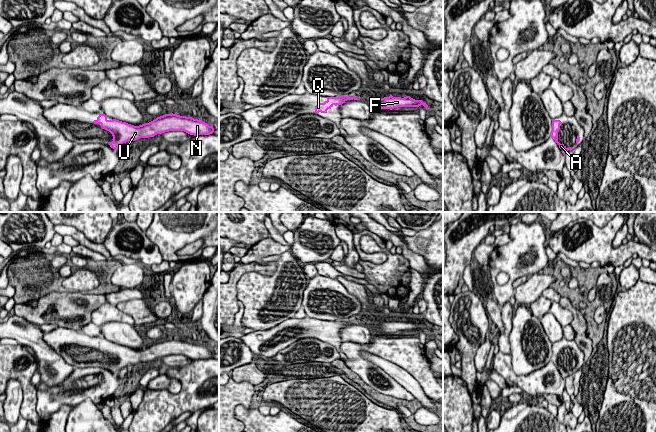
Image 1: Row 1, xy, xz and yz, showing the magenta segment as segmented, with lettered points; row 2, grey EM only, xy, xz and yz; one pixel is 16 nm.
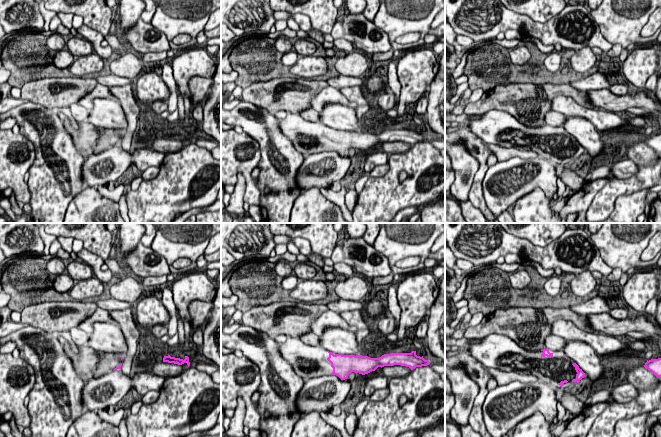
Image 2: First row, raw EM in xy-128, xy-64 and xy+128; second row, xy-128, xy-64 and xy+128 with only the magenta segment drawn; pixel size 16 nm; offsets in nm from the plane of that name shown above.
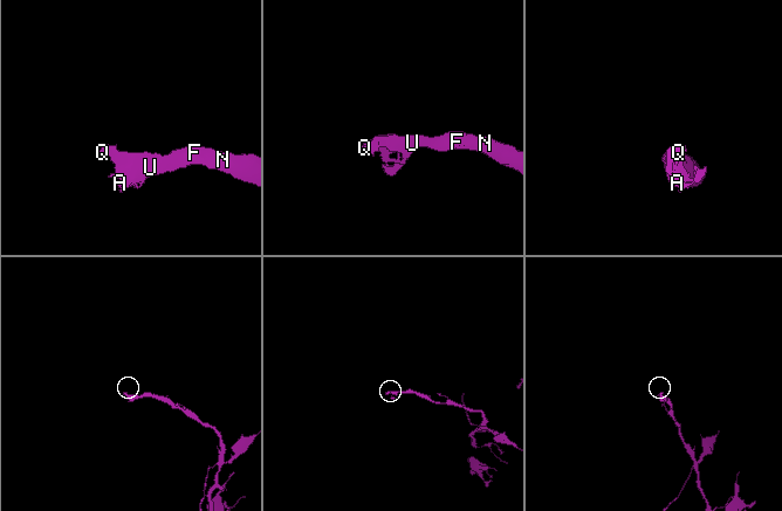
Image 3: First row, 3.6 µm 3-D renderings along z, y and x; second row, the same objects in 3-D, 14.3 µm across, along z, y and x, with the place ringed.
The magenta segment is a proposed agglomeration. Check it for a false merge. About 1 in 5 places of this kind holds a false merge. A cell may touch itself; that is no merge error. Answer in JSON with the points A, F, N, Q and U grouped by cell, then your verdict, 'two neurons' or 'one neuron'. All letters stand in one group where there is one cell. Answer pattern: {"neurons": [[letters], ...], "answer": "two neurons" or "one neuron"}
{"neurons": [["A", "F", "N", "Q", "U"]], "answer": "one neuron"}

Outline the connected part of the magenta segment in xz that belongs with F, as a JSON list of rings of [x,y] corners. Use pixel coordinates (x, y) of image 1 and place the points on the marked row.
[[[391,94],[389,97],[381,98],[376,104],[378,108],[390,110],[398,107],[419,107],[421,105],[426,108],[428,107],[428,105],[422,100],[415,100],[410,96],[406,96],[404,98],[393,97]]]

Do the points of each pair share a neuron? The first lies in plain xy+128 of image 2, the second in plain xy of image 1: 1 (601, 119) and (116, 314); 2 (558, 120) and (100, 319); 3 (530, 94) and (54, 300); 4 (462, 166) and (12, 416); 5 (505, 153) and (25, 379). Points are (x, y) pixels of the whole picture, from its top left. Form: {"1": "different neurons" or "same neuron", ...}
{"1": "same neuron", "2": "different neurons", "3": "same neuron", "4": "same neuron", "5": "same neuron"}

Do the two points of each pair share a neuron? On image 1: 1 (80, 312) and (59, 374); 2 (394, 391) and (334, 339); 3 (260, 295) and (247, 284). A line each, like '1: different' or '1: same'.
1: different
2: different
3: same

